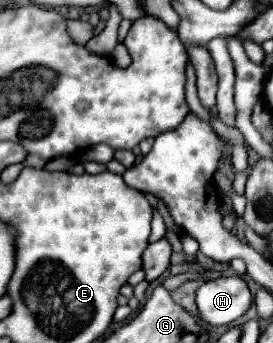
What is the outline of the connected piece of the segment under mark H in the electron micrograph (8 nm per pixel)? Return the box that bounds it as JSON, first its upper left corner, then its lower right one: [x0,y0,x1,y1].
[196,276,252,326]

